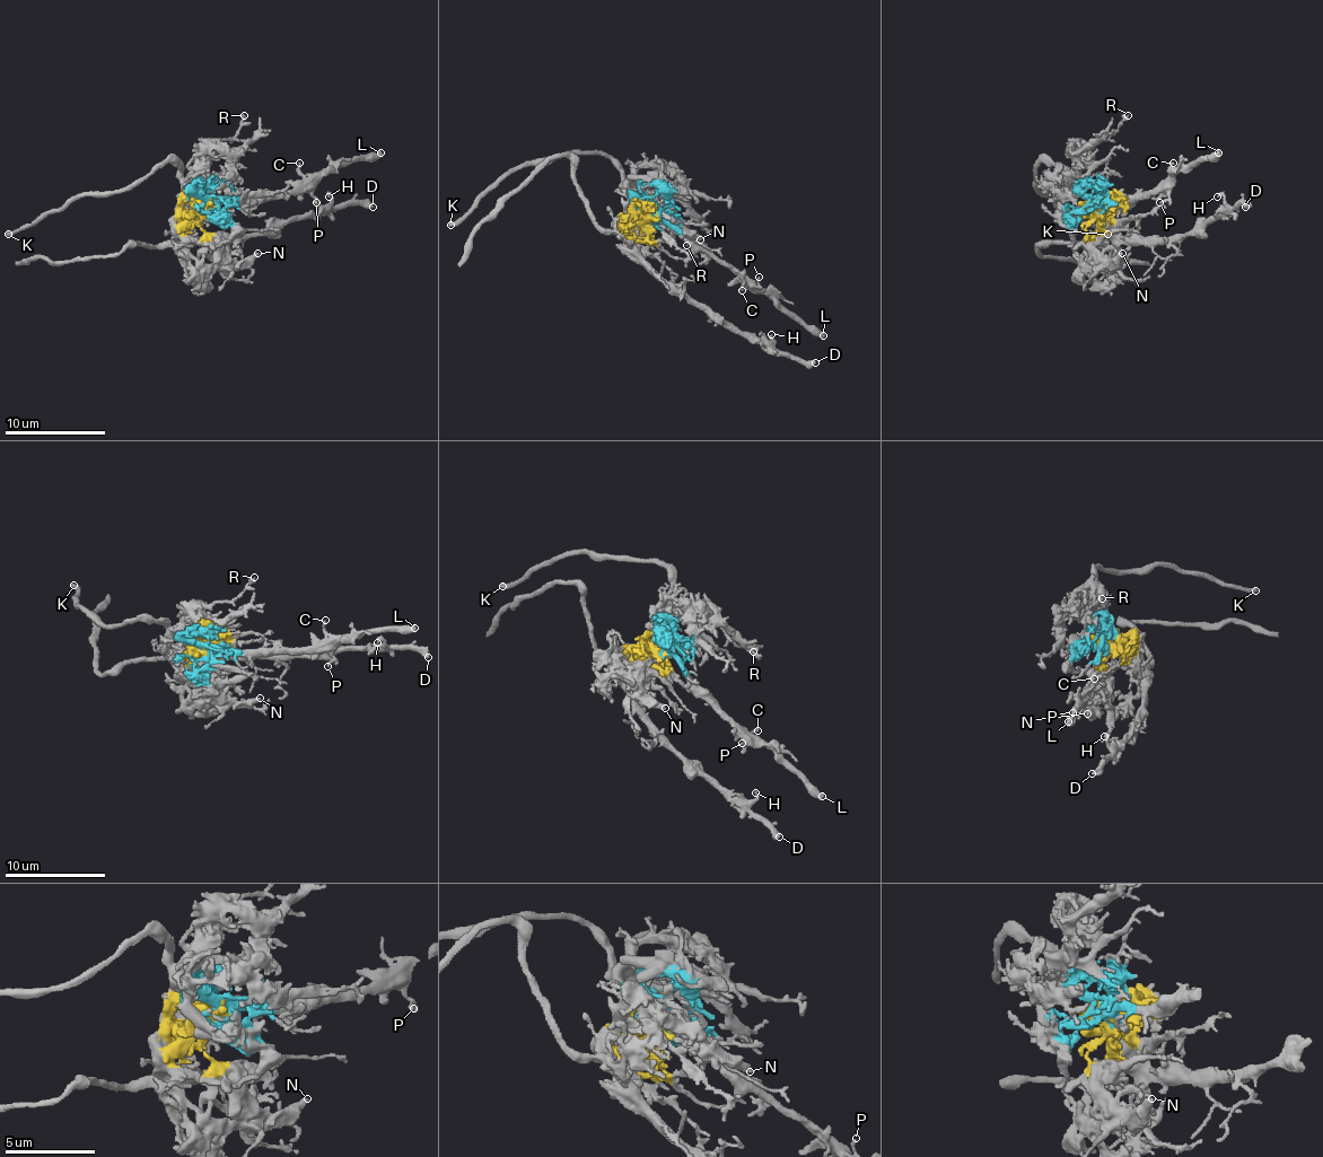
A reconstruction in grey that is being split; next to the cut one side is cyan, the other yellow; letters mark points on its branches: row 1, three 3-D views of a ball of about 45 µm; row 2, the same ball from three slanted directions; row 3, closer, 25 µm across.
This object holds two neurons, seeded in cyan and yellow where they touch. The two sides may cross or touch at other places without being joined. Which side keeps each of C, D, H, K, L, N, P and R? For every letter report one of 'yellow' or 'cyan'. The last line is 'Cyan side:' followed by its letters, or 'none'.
C: cyan
D: yellow
H: yellow
K: cyan
L: cyan
N: yellow
P: cyan
R: cyan
Cyan side: C, K, L, P, R

